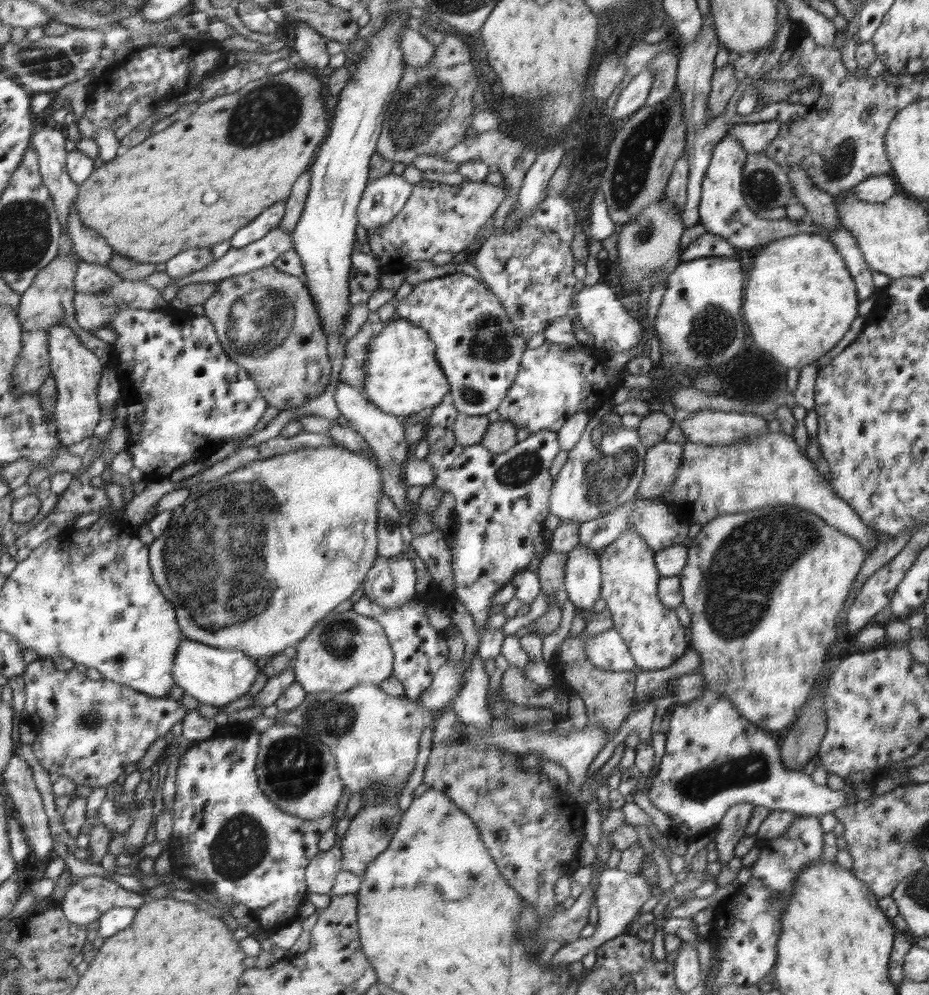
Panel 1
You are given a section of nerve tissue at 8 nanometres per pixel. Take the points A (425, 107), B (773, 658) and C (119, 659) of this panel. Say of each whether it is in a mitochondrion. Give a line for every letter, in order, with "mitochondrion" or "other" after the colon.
A: mitochondrion
B: other
C: other

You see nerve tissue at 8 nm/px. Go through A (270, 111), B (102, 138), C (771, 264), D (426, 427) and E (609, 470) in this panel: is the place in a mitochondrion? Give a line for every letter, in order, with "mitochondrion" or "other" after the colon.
A: mitochondrion
B: other
C: other
D: other
E: mitochondrion

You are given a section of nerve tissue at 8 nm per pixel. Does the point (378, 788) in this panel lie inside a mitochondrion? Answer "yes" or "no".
yes

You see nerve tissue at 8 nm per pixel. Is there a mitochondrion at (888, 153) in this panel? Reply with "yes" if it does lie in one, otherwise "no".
no

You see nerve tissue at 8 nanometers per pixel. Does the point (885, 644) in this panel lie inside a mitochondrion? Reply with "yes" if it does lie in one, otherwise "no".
no

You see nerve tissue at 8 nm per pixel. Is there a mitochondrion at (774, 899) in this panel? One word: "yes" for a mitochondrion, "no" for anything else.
yes

